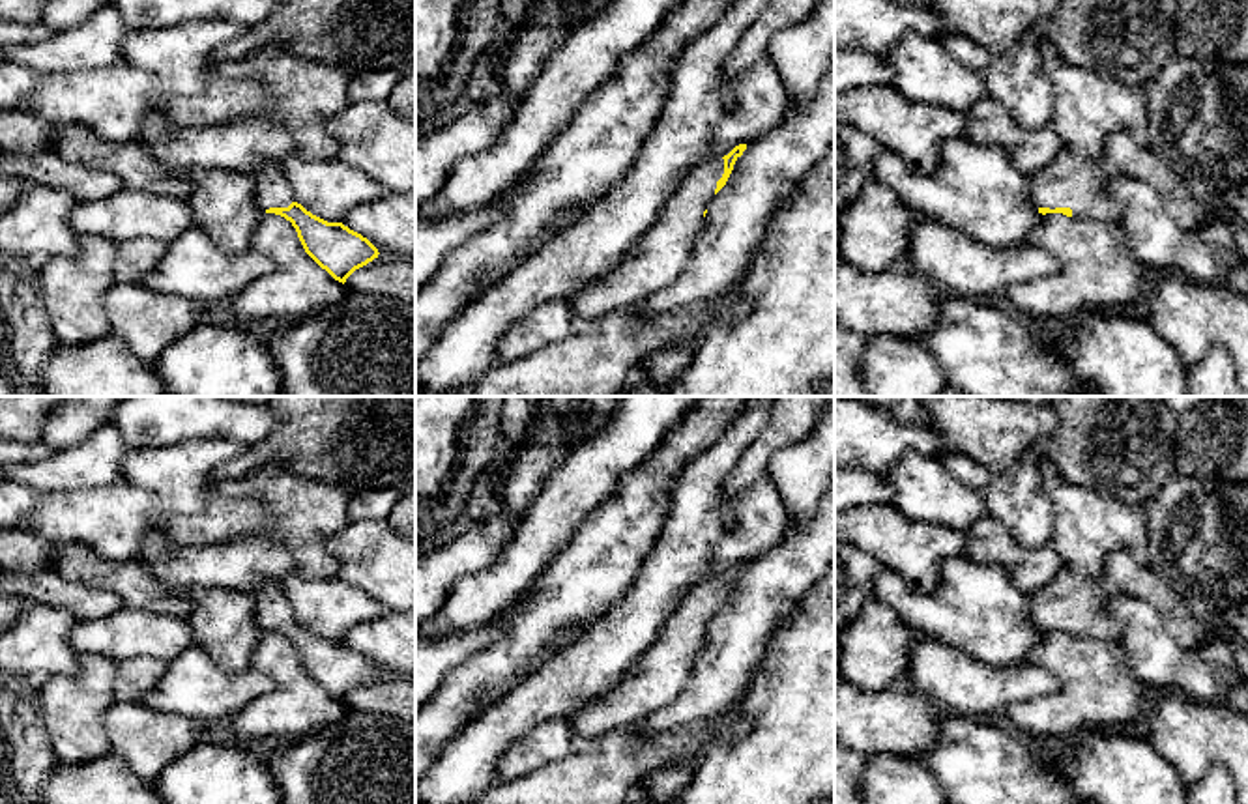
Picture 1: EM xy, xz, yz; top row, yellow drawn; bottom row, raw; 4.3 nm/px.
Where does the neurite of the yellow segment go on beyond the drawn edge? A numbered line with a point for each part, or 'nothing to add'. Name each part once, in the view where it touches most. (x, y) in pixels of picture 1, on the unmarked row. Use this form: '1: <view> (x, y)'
1: yz (1071, 601)

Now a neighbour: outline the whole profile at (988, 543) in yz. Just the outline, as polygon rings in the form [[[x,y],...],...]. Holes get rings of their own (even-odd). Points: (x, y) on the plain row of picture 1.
[[[994,516],[971,524],[965,537],[971,561],[1007,568],[1018,587],[1029,595],[1052,583],[1063,567],[1052,540],[1038,548],[1023,548]]]

